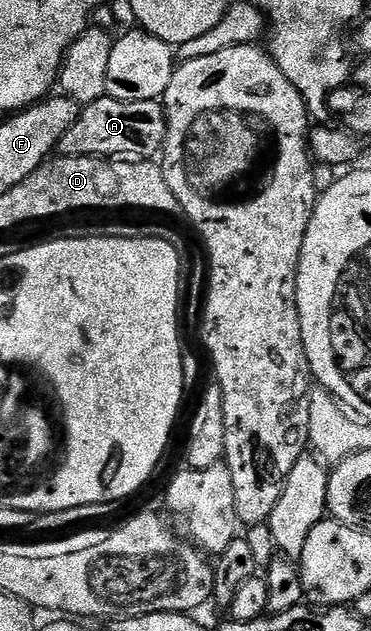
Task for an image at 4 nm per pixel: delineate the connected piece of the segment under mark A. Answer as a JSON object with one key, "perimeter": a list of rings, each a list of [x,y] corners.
{"perimeter":[[[105,95],[79,111],[76,122],[65,132],[56,150],[66,157],[151,159],[161,153],[166,136],[166,112],[161,101],[124,102]]]}

